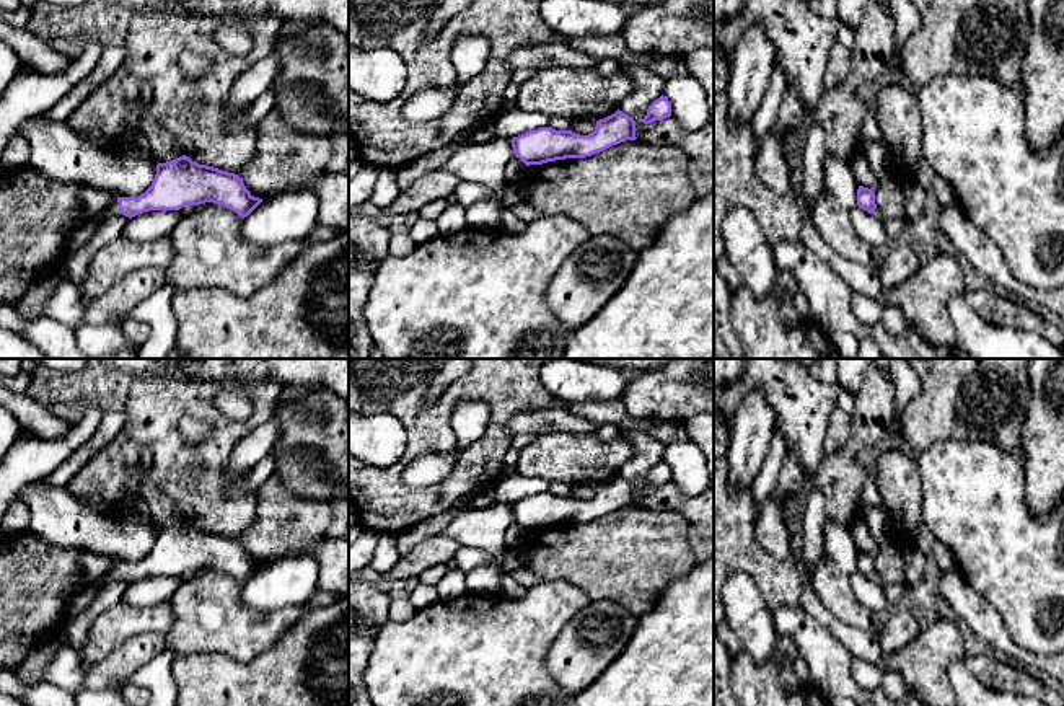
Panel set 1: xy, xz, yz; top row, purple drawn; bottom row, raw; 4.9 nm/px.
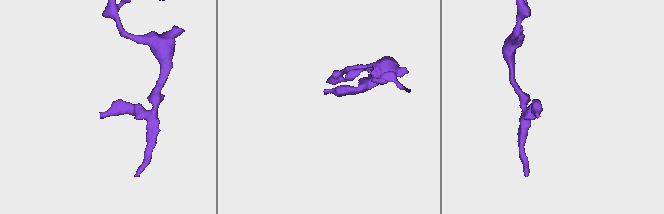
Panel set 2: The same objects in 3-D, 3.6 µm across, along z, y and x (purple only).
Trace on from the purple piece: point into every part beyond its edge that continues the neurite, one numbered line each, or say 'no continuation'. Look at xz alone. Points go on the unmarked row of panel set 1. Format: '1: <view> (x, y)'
no continuation

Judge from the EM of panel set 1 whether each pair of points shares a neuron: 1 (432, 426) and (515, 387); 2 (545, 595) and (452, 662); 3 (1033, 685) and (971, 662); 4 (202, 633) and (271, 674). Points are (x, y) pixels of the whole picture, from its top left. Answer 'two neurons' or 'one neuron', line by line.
1: one neuron
2: one neuron
3: one neuron
4: two neurons

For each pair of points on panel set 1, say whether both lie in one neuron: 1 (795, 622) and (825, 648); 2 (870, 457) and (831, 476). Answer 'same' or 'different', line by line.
1: same
2: different

